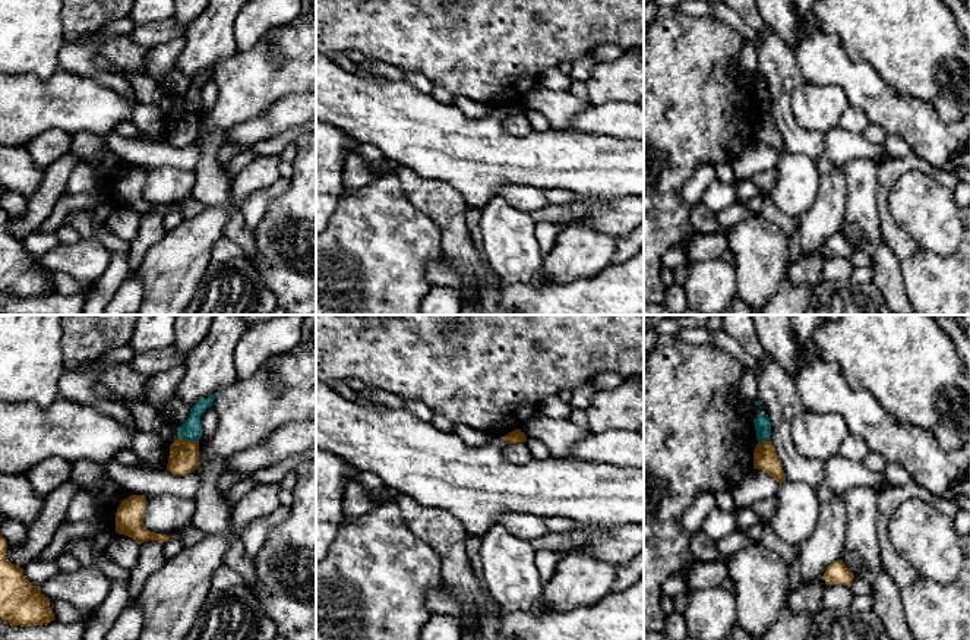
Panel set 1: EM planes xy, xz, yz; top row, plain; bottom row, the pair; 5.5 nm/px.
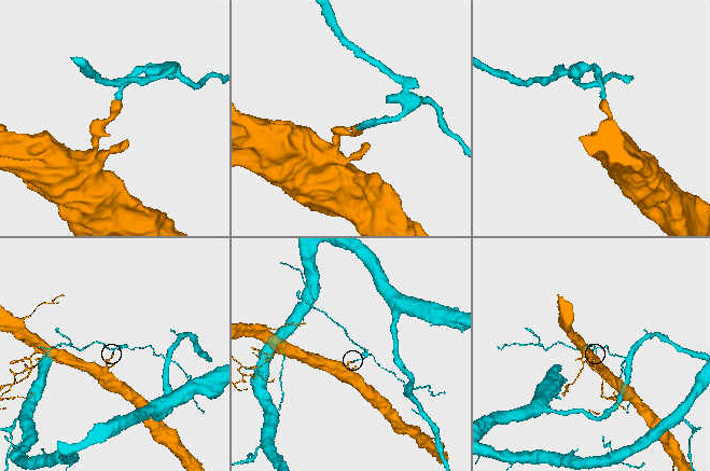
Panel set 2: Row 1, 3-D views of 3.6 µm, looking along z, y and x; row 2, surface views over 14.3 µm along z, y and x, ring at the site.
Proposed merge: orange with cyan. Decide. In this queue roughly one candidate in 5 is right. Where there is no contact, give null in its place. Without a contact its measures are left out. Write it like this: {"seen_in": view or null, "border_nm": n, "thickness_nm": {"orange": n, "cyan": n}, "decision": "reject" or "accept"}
{"seen_in": "xy", "border_nm": 110, "thickness_nm": {"orange": 160, "cyan": 110}, "decision": "reject"}

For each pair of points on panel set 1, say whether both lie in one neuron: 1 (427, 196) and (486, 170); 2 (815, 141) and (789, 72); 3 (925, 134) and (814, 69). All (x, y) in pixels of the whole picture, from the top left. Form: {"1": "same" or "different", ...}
{"1": "different", "2": "same", "3": "same"}

